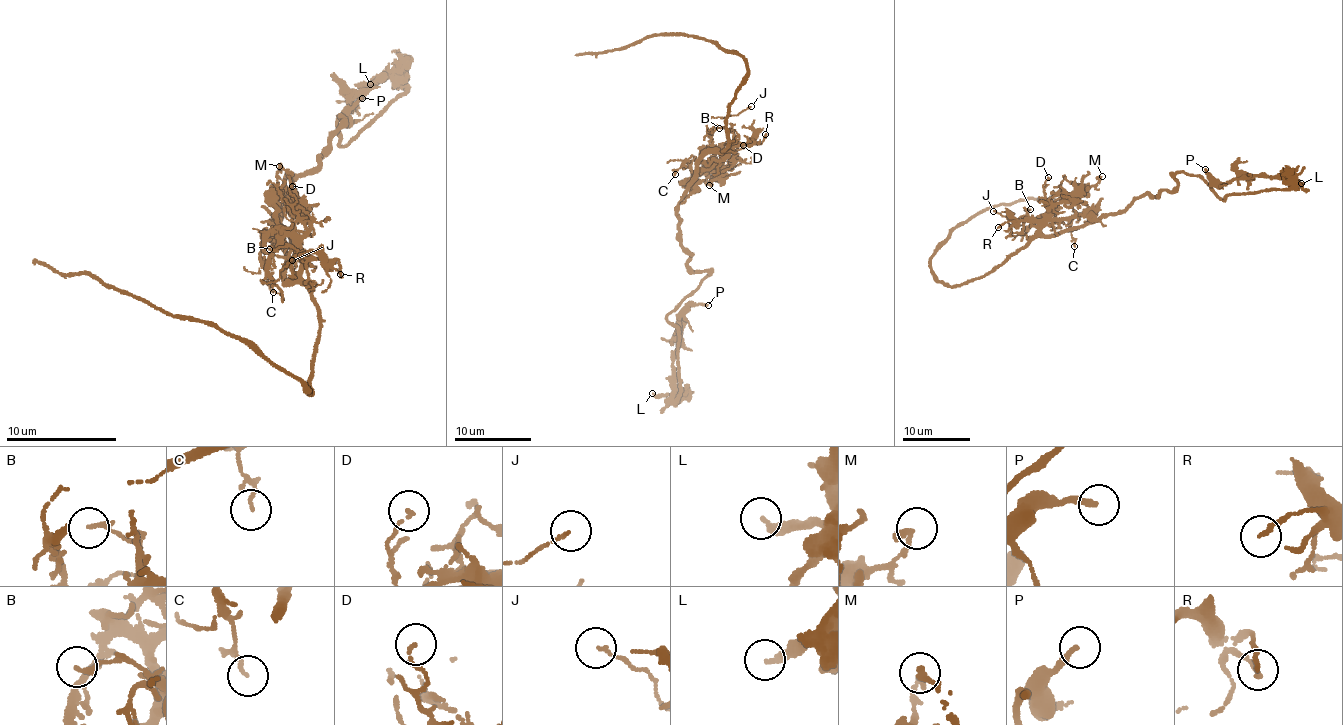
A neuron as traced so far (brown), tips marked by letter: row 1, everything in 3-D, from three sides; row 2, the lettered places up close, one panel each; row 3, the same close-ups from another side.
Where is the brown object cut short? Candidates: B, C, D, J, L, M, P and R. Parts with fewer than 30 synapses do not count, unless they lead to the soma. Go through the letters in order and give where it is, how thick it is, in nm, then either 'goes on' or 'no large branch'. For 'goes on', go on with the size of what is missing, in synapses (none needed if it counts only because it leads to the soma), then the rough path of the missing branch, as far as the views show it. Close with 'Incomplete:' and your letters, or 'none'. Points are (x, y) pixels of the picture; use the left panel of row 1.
B: at (269, 249); 110 nm thick; no large branch
C: at (273, 292); 100 nm thick; no large branch
D: at (292, 186); 110 nm thick; no large branch
J: at (292, 260); 100 nm thick; no large branch
L: at (370, 84); 280 nm thick; no large branch
M: at (279, 166); 220 nm thick; no large branch
P: at (362, 98); 200 nm thick; no large branch
R: at (340, 274); 170 nm thick; no large branch
Incomplete: none

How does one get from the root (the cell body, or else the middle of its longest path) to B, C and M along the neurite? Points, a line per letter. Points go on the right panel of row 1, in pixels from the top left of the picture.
B: (1075, 228), (1048, 225), (1027, 215), (1025, 210), (1030, 209)
C: (1075, 228), (1093, 220), (1084, 214), (1074, 215), (1070, 230), (1074, 246)
M: (1075, 228), (1059, 228), (1051, 217), (1050, 207), (1062, 195), (1087, 189), (1102, 176)

